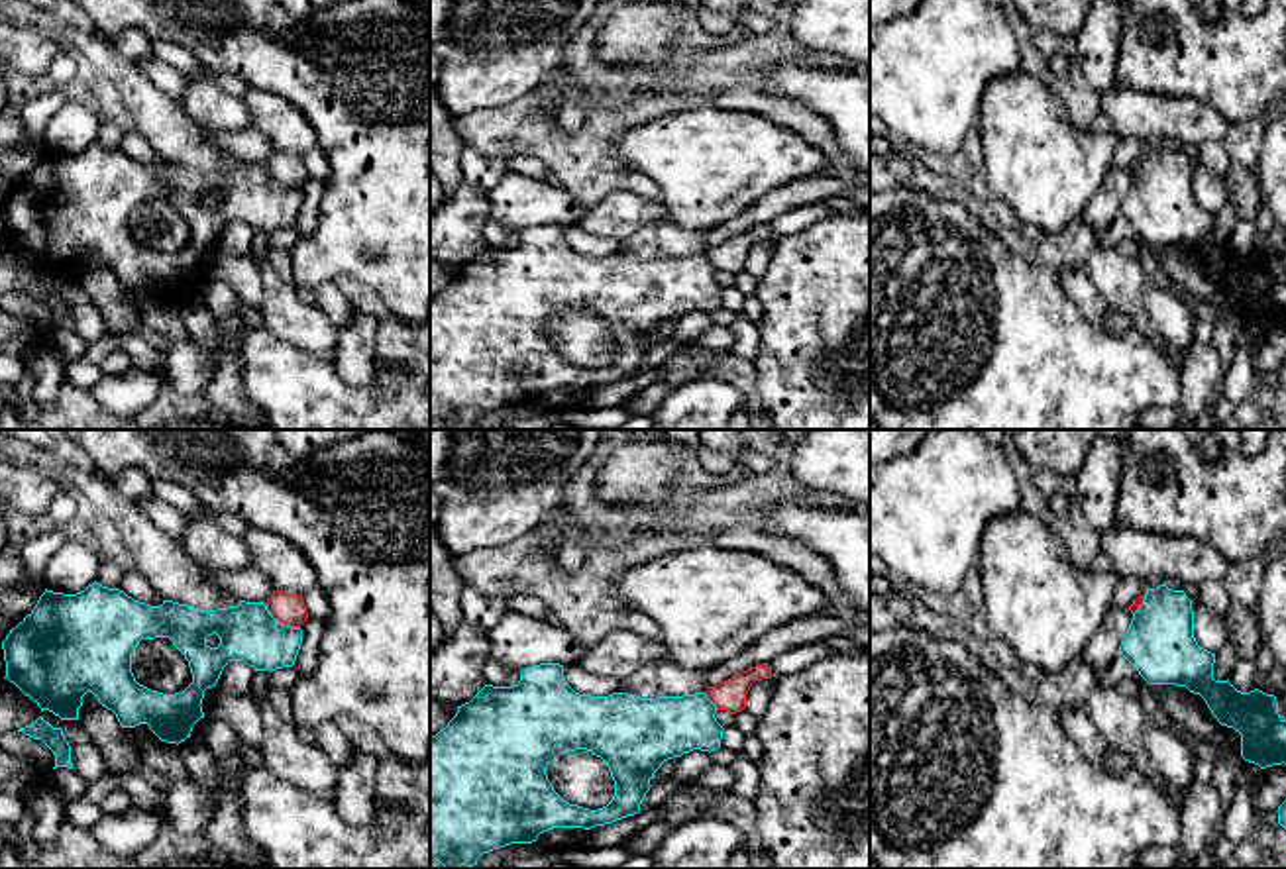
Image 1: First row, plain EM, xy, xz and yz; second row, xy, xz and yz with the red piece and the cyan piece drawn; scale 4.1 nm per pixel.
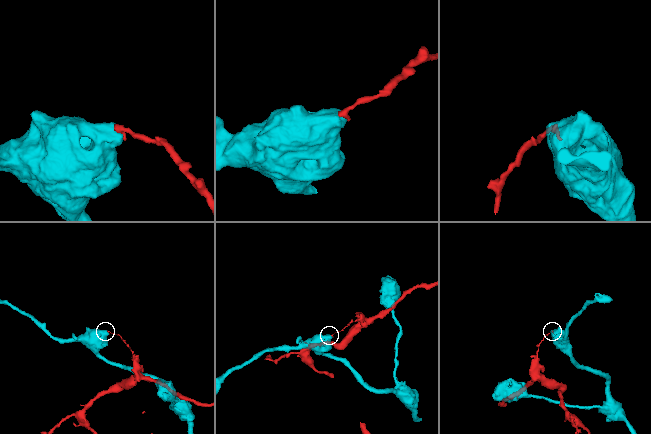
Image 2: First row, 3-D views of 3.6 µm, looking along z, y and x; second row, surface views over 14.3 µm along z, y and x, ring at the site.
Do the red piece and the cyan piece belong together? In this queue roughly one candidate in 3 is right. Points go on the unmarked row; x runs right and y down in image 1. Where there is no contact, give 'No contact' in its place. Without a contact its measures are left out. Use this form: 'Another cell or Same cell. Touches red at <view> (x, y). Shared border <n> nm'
Another cell. Touches red at xy (279, 181). Shared border 180 nm

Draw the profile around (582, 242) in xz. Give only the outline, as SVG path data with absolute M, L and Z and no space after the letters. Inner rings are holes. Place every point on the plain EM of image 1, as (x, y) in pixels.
M565 226L563 237L567 245L579 255L609 257L613 253L618 253L620 249L618 239L607 239L601 235L593 235L579 226Z

